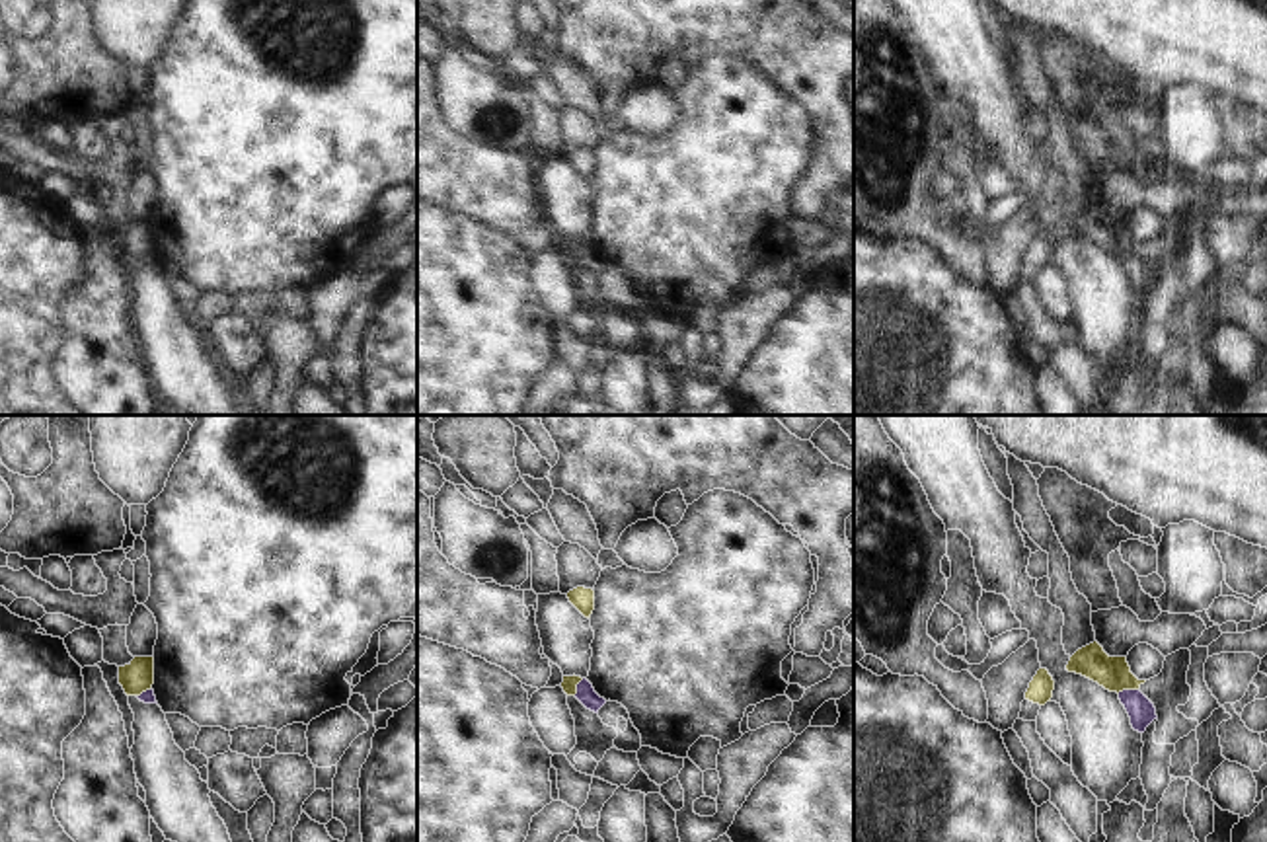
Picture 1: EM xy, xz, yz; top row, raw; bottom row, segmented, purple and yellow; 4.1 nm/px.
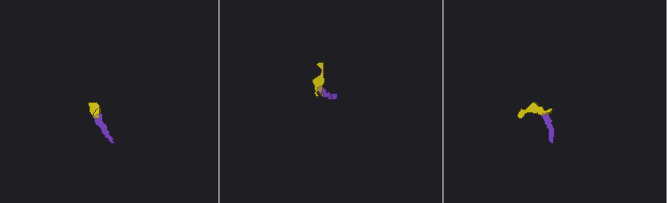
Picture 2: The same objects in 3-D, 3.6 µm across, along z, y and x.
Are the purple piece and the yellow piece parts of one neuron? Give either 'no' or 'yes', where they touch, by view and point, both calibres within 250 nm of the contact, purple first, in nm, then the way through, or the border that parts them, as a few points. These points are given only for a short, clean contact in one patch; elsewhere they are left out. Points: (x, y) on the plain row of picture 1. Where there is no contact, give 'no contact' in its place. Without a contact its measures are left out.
no | yz (1127, 254) | 110/140 nm | along yz (1137, 252), (1117, 256)

